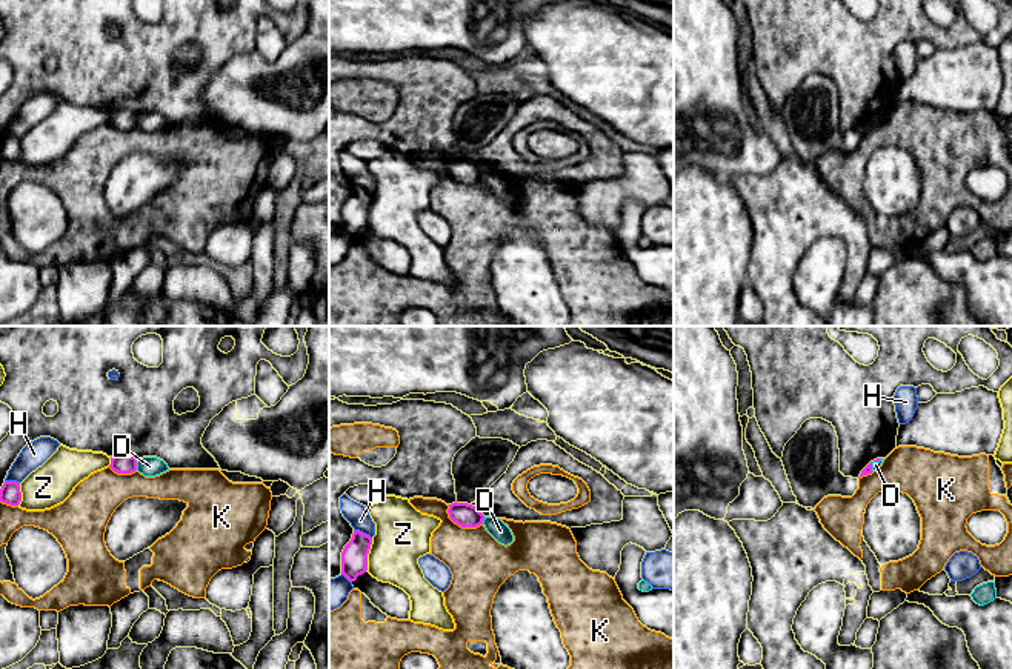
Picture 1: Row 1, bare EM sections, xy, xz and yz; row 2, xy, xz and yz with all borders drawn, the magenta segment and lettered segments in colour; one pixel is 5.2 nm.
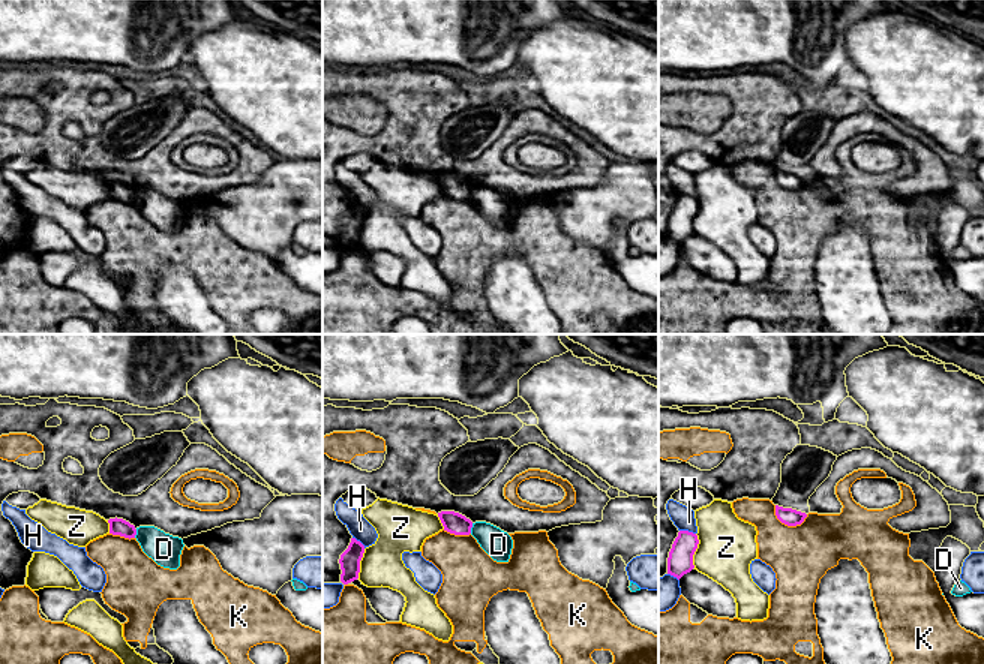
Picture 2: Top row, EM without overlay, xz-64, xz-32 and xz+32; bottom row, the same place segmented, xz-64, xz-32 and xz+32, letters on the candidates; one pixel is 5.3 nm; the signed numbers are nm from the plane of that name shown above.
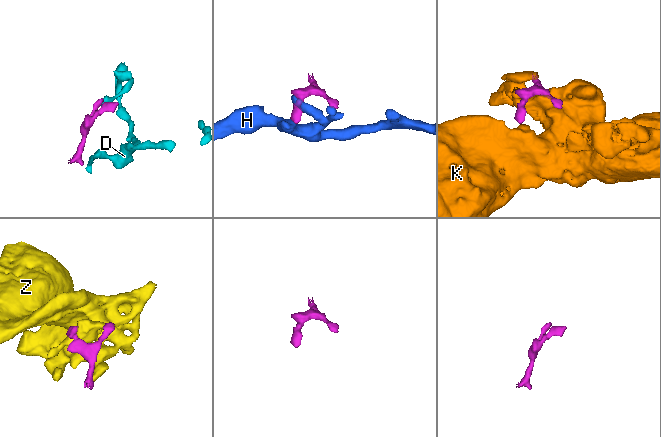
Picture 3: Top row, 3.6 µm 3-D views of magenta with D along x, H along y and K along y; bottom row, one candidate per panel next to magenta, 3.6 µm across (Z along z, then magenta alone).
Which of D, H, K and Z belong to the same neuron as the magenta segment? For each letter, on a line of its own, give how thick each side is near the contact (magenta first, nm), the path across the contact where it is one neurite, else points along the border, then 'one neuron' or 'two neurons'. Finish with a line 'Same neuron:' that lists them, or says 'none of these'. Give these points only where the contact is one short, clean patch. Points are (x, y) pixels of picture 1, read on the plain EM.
D: 110 nm thick on the magenta side, 110 nm on the other; border along xy (139, 116), (136, 125); two neurons
H: 140 nm thick on the magenta side, 120 nm on the other; two neurons
K: 130 nm thick on the magenta side, 300 nm on the other; two neurons
Z: 140 nm thick on the magenta side, 280 nm on the other; two neurons
Same neuron: none of these

